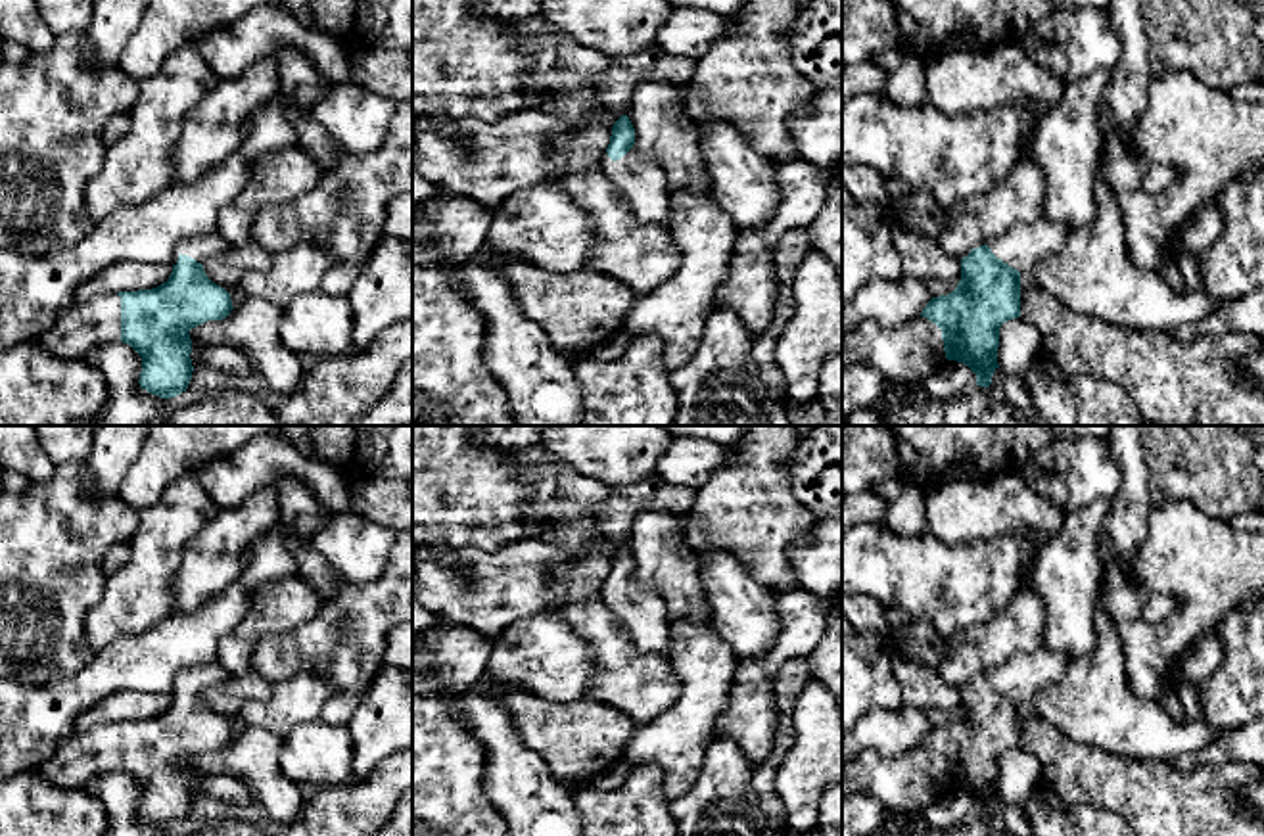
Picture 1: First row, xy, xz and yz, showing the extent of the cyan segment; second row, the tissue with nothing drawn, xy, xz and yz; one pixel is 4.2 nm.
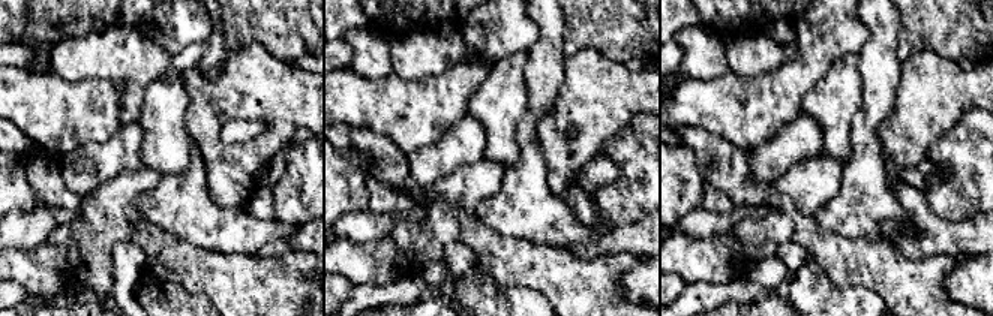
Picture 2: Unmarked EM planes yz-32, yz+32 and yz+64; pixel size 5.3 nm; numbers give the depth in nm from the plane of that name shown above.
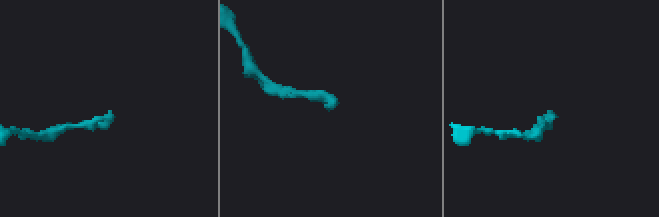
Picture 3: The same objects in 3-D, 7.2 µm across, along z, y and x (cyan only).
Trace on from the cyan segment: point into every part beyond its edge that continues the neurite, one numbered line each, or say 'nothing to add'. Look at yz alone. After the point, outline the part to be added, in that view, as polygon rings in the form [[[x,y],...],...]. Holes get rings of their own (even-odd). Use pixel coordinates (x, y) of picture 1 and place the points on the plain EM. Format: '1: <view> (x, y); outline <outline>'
1: yz (1023, 675); outline [[[1040,646],[1034,652],[1018,652],[1005,663],[990,669],[986,675],[992,683],[1020,702],[1020,717],[1036,715],[1036,694],[1059,683],[1070,658]]]

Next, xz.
1: xz (643, 614); outline [[[633,575],[618,591],[612,591],[604,579],[600,598],[625,627],[639,650],[667,658],[671,648],[671,623],[662,596],[641,589]]]

